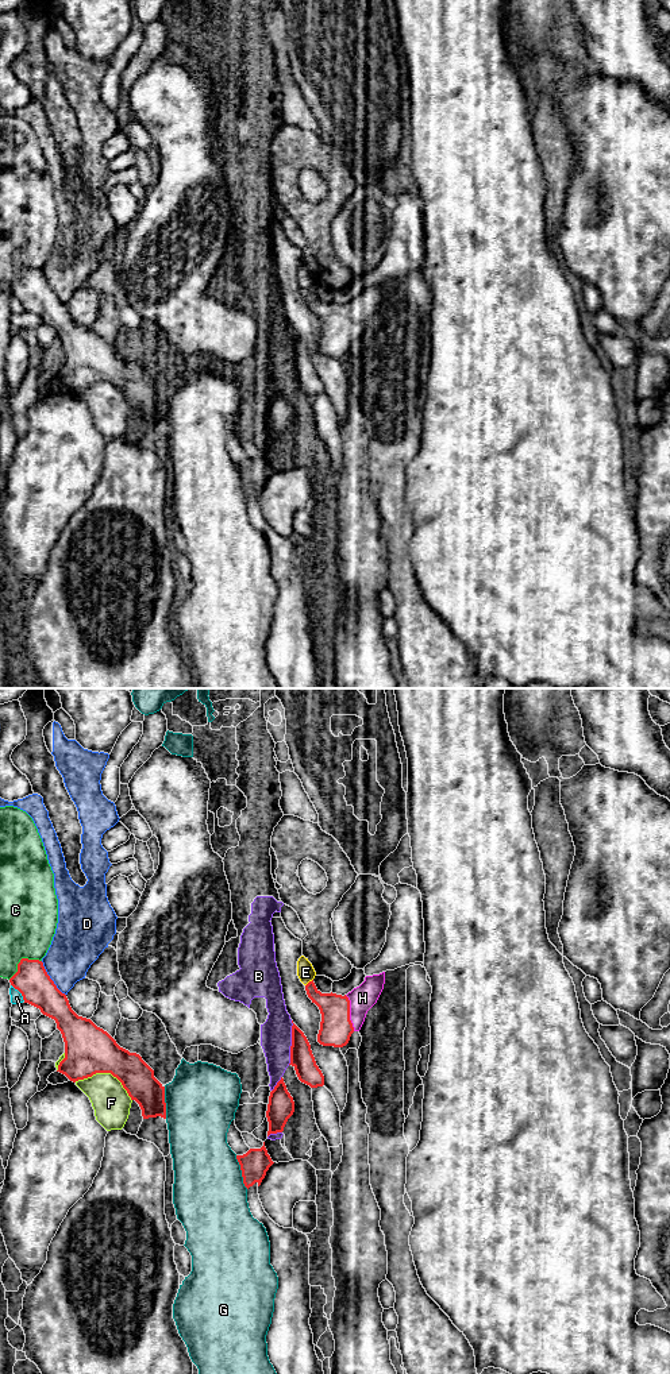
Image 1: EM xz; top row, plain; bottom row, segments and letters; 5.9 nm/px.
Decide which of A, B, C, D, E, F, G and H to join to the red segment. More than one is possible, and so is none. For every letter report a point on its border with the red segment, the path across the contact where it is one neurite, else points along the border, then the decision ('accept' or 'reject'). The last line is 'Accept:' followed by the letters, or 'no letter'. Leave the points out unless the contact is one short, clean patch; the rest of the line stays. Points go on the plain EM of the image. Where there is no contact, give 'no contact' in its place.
A: contact xz (19, 300); border xz (11, 293), (24, 309); reject
B: contact xz (292, 351); reject
C: contact xz (20, 269); reject
D: contact xz (50, 288); reject
E: contact xz (308, 292); reject
F: contact xz (107, 381); reject
G: contact xz (242, 481); reject
H: contact xz (349, 321); way xz (335, 339), (337, 334), (349, 321), (362, 307); accept
Accept: H

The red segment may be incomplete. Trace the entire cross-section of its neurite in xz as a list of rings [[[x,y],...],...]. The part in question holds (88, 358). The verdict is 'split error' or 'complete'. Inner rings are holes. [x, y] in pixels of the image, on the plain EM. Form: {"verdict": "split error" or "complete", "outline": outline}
{"verdict": "complete", "outline": [[[22,267],[9,292],[22,302],[24,312],[55,329],[65,351],[65,367],[57,381],[73,391],[96,382],[111,382],[139,413],[143,428],[166,428],[165,395],[154,386],[154,379],[139,363],[120,356],[91,328],[78,325],[42,270]]]}

